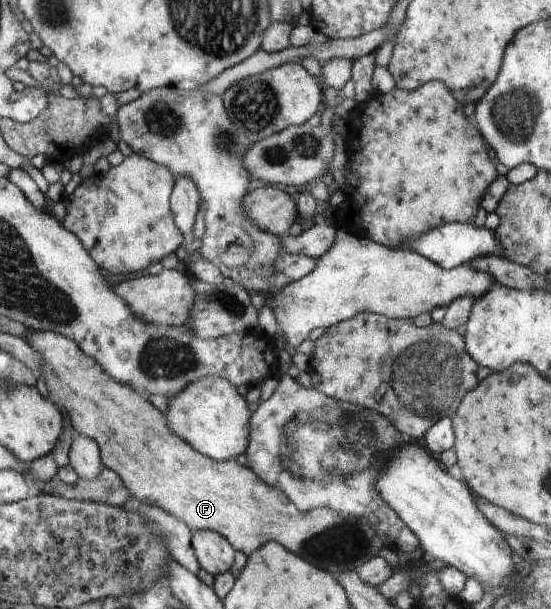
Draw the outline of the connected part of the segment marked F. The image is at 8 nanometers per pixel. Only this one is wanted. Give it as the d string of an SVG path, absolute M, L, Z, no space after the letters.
M34 331L34 334L24 339L28 340L45 360L41 368L41 378L48 385L49 400L60 408L65 418L72 421L78 435L84 434L96 440L96 444L100 446L102 464L112 468L120 476L136 500L166 509L188 524L192 532L219 532L230 541L235 550L244 554L252 555L267 542L276 541L296 553L296 556L304 556L304 560L312 560L312 564L328 568L328 572L332 574L357 571L368 560L388 550L389 538L381 535L368 519L340 516L340 513L324 507L314 511L300 511L288 498L287 493L278 487L267 485L256 476L254 470L238 463L235 458L225 461L212 460L190 448L190 444L168 432L164 416L158 408L154 408L144 396L140 396L135 388L130 388L110 376L94 357L88 356L71 338L54 331Z

